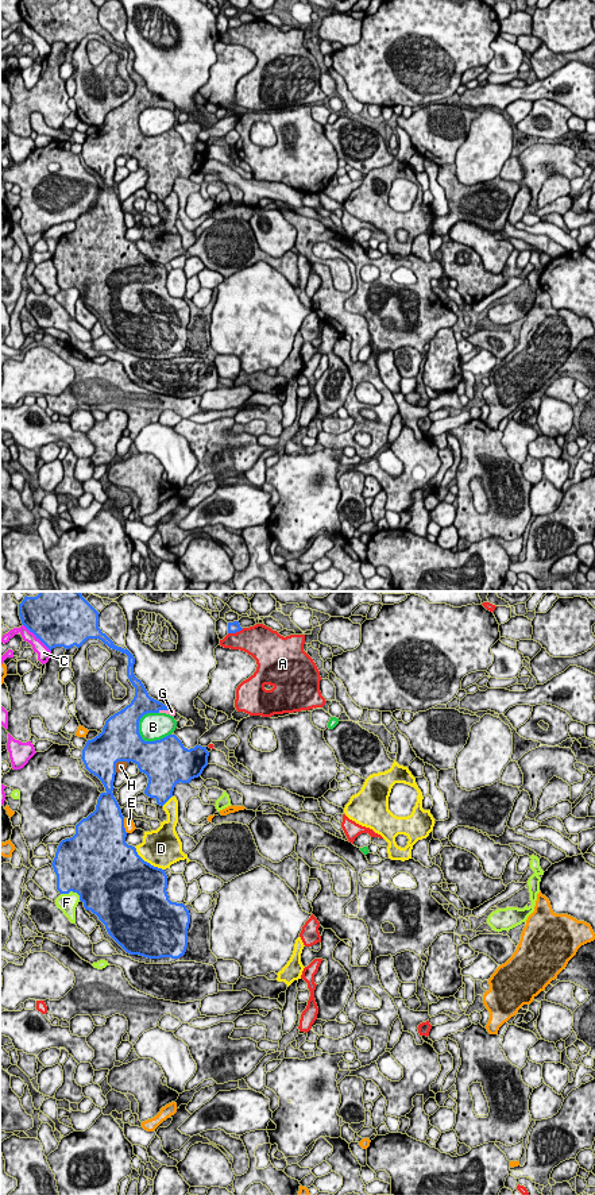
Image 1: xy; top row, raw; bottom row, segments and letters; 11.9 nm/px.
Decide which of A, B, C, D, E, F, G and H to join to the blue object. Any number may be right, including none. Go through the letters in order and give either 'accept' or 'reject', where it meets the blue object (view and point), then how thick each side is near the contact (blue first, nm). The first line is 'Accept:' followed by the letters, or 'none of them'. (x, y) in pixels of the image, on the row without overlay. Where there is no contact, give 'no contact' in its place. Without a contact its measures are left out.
Accept: G
A: reject | xy (235, 27) | 130/340 nm
B: reject | xy (149, 137) | 460/320 nm
C: reject | xy (37, 33) | 480/160 nm
D: reject | xy (146, 257) | 500/460 nm
E: reject | xy (123, 220) | 500/130 nm
F: reject | xy (72, 285) | 550/220 nm
G: accept | xy (163, 104) | 240/90 nm
H: reject | xy (118, 155) | 480/130 nm

